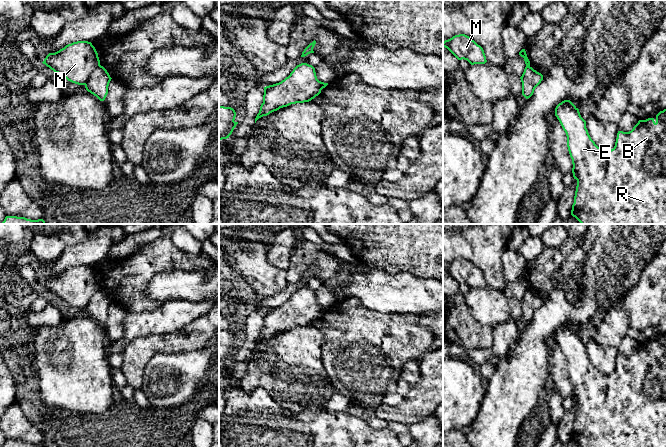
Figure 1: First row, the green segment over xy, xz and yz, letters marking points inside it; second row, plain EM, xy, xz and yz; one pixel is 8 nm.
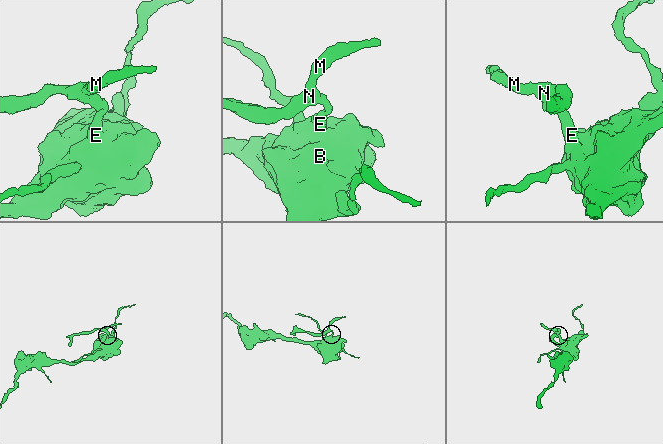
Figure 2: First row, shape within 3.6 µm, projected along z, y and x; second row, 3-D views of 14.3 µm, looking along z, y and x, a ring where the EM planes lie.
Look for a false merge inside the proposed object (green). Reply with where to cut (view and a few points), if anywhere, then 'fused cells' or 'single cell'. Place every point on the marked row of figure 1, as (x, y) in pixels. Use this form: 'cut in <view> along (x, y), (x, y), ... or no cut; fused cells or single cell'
cut in xy along (99, 64), (84, 84); fused cells

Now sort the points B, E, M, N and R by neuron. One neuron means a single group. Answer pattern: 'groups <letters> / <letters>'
groups B E R / M N

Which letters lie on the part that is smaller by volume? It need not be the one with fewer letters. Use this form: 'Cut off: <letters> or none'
Cut off: M, N

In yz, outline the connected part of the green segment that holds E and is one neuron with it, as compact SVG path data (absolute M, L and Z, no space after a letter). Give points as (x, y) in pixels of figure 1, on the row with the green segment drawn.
M570 100L556 106L555 116L566 133L572 173L577 180L573 217L581 224L666 224L666 109L655 119L639 120L629 132L618 131L615 146L610 151L602 150L591 139L586 121Z

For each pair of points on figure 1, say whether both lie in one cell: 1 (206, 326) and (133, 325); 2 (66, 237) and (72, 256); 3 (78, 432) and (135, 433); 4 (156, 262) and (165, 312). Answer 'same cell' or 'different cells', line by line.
1: different cells
2: different cells
3: same cell
4: different cells

